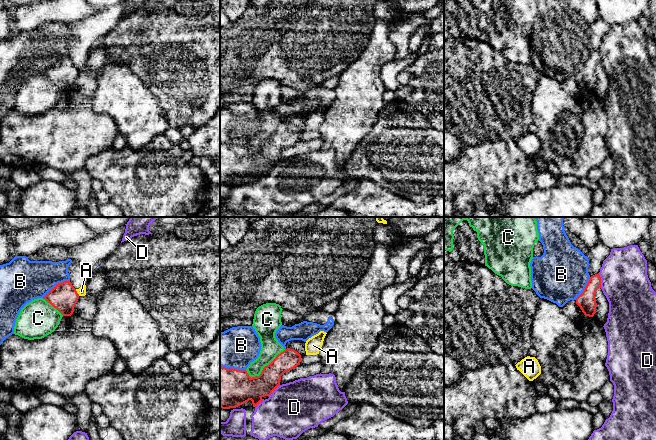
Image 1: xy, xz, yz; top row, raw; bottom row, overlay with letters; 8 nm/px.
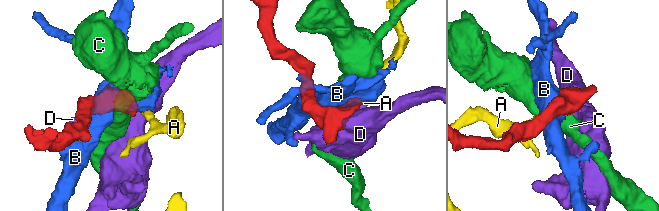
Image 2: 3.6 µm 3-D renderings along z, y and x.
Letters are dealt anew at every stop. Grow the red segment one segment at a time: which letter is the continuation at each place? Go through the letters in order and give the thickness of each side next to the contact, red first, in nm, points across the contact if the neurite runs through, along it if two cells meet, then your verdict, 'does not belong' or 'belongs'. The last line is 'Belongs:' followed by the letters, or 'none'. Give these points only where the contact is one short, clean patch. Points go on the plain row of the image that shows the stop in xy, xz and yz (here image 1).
A: 220/70 nm | along xy (75, 65), (79, 71) | does not belong
B: 220/320 nm | does not belong
C: 240/160 nm | does not belong
D: 150/380 nm | does not belong
Belongs: none

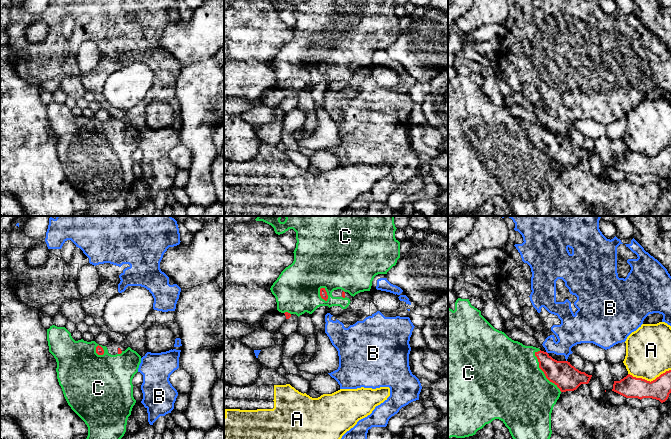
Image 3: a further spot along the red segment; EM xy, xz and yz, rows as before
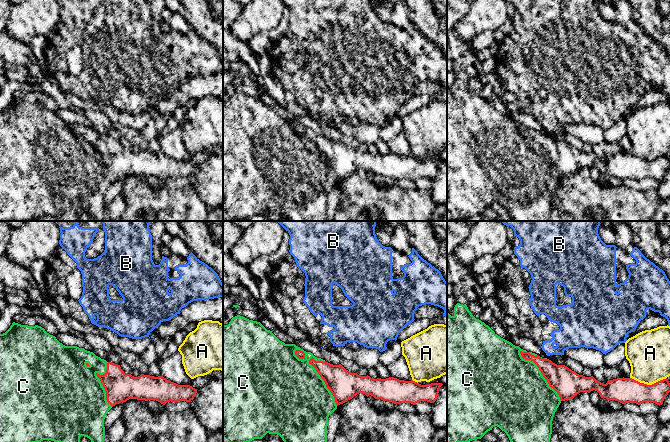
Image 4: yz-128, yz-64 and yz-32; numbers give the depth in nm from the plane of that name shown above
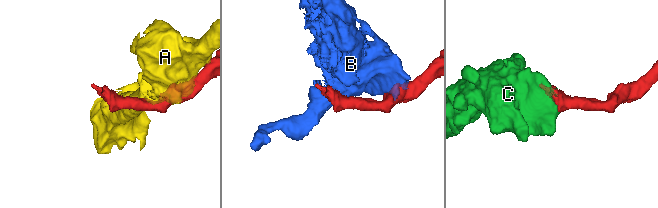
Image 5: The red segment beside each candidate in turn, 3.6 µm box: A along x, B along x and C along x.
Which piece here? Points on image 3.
A: 180/360 nm | does not belong
B: does not belong
C: 200/480 nm | belongs
Belongs: C

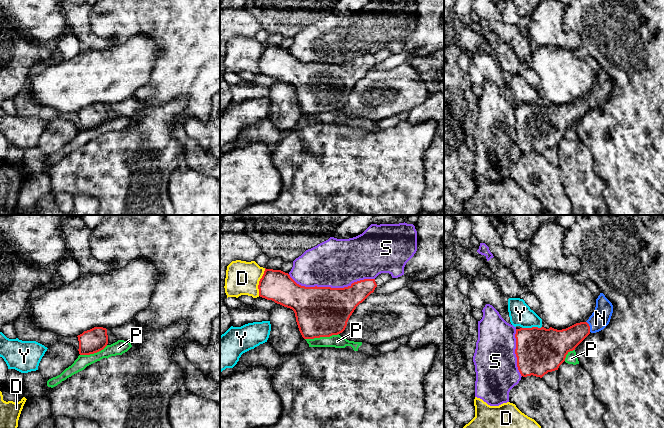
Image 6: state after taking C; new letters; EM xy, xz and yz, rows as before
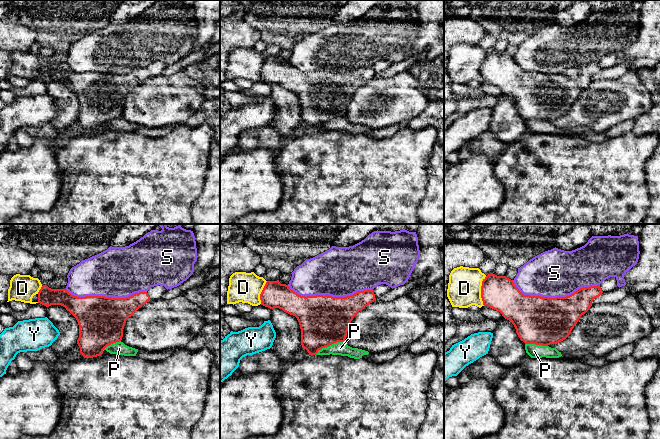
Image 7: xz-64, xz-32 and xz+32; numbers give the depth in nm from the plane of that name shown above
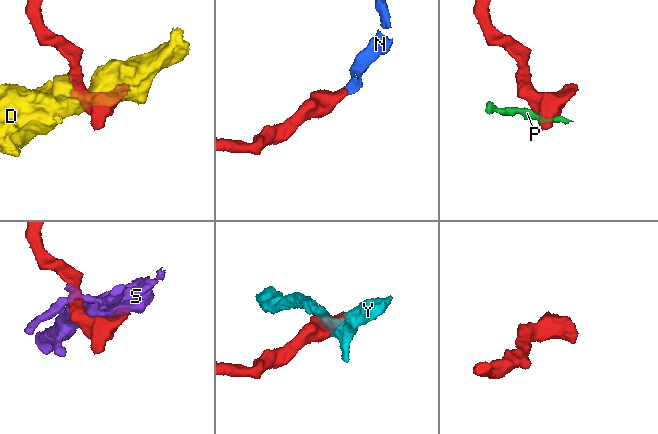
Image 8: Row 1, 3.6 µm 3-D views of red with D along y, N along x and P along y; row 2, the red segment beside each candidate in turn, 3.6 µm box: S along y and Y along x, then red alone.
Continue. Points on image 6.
D: 260/280 nm | does not belong
N: 190/160 nm | across yz (563, 117), (589, 102), (600, 94) | belongs
P: 400/100 nm | along xz (338, 109), (305, 115) | does not belong
S: 400/400 nm | does not belong
Y: 360/180 nm | along yz (541, 102), (522, 104) | does not belong
Belongs: N

